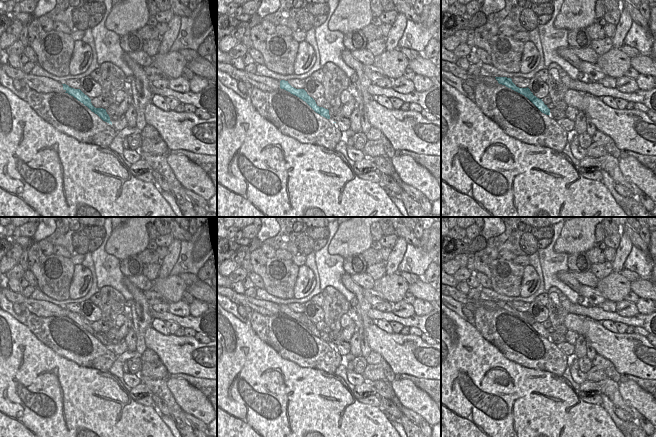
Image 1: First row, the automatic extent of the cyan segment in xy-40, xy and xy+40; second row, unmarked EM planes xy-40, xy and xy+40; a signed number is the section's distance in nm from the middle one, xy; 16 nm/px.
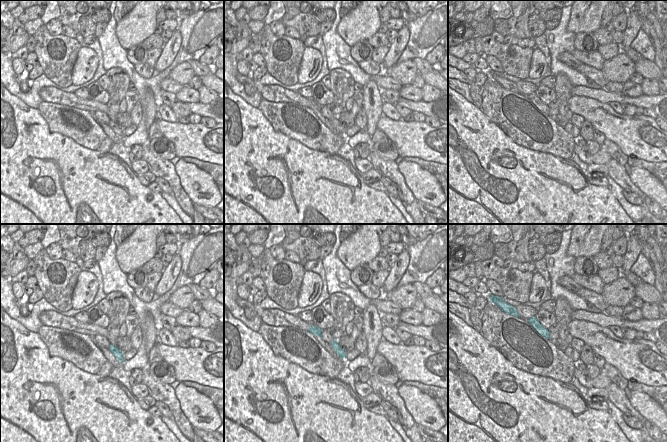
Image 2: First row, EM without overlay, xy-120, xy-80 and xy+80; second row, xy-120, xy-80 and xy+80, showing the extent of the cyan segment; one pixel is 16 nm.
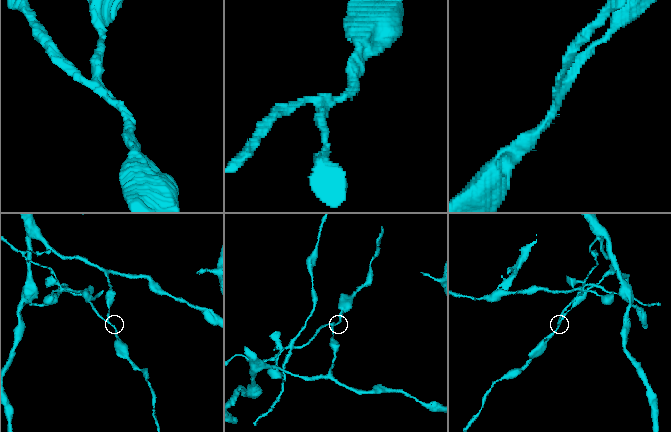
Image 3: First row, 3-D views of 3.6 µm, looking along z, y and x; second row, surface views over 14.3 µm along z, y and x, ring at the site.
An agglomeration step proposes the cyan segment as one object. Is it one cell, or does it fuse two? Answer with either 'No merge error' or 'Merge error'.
Merge error

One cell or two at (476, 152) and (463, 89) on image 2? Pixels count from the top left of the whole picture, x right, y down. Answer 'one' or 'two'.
two

